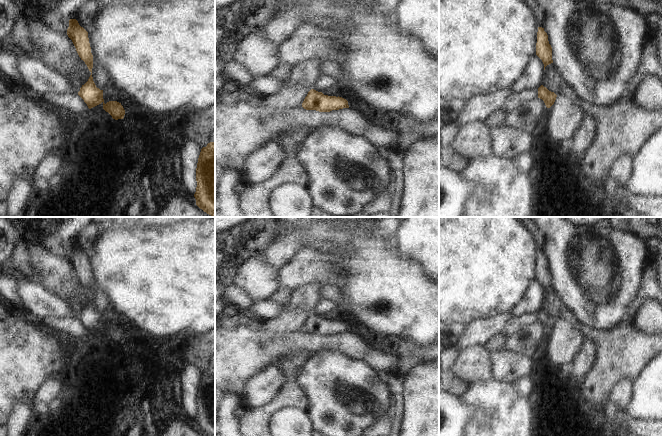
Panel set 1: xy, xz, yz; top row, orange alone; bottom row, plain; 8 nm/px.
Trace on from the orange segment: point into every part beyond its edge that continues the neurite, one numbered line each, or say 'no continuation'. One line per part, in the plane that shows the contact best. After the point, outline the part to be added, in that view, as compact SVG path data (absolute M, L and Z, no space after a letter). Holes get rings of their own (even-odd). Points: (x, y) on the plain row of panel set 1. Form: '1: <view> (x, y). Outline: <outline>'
no continuation

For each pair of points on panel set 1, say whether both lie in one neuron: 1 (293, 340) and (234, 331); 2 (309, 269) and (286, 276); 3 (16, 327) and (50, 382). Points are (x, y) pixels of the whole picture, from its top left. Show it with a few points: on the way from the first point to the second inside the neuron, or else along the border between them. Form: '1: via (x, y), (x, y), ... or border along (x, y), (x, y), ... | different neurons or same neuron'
1: via (278, 344), (275, 347), (249, 346) | same neuron
2: via (303, 269), (292, 275) | same neuron
3: border along (47, 376), (37, 390) | different neurons

